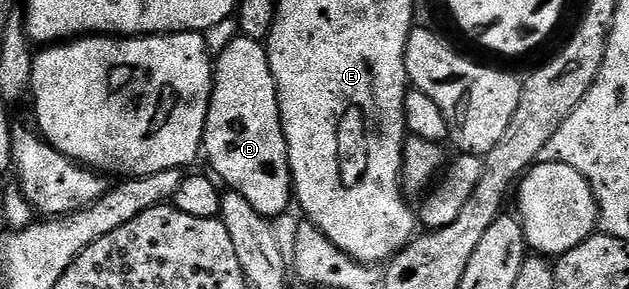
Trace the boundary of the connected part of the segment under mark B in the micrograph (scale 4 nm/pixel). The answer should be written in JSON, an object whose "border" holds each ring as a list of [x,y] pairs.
{"border":[[[238,37],[234,41],[230,41],[230,45],[226,45],[226,49],[222,49],[220,55],[214,59],[214,74],[212,77],[212,100],[208,103],[208,116],[206,117],[206,125],[204,126],[204,145],[203,154],[208,155],[208,163],[213,167],[215,178],[221,184],[227,185],[229,188],[235,189],[246,197],[246,201],[250,201],[250,205],[254,205],[254,209],[258,209],[258,213],[265,217],[277,217],[285,214],[289,210],[288,206],[293,206],[294,192],[292,190],[292,169],[290,167],[290,157],[288,156],[288,146],[286,145],[286,137],[282,129],[282,121],[280,120],[280,106],[278,105],[278,93],[276,92],[276,82],[274,81],[274,73],[270,73],[270,61],[268,60],[267,46],[258,39],[245,39]]]}

